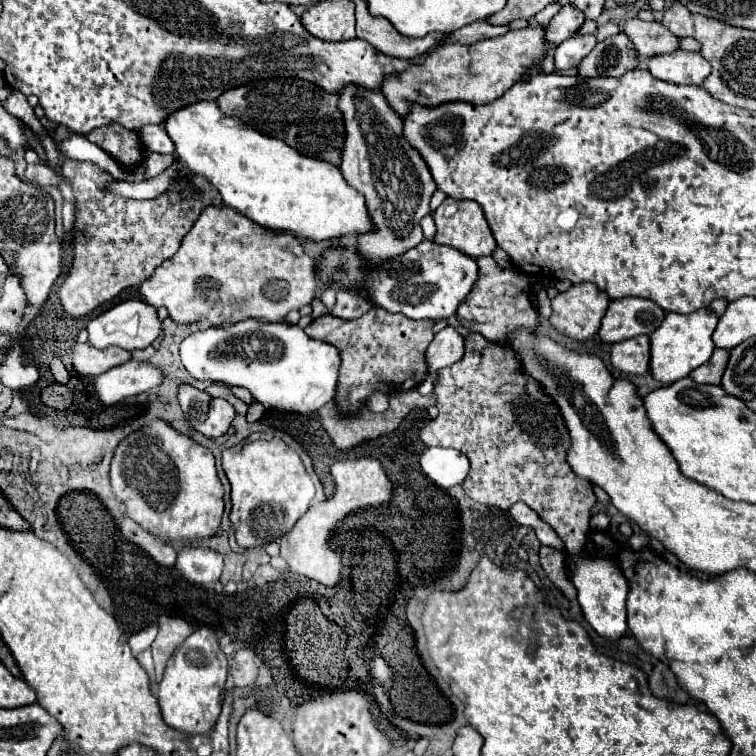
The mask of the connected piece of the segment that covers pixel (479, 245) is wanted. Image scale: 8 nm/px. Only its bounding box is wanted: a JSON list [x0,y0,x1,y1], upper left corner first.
[432,198,496,258]

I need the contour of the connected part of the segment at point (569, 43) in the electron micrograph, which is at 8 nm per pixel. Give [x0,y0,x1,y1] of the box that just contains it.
[554,34,596,72]

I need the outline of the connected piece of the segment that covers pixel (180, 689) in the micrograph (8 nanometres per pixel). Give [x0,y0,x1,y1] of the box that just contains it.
[158,628,226,734]

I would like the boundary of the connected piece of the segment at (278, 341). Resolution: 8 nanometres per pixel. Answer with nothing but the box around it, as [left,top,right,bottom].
[180,320,340,414]

